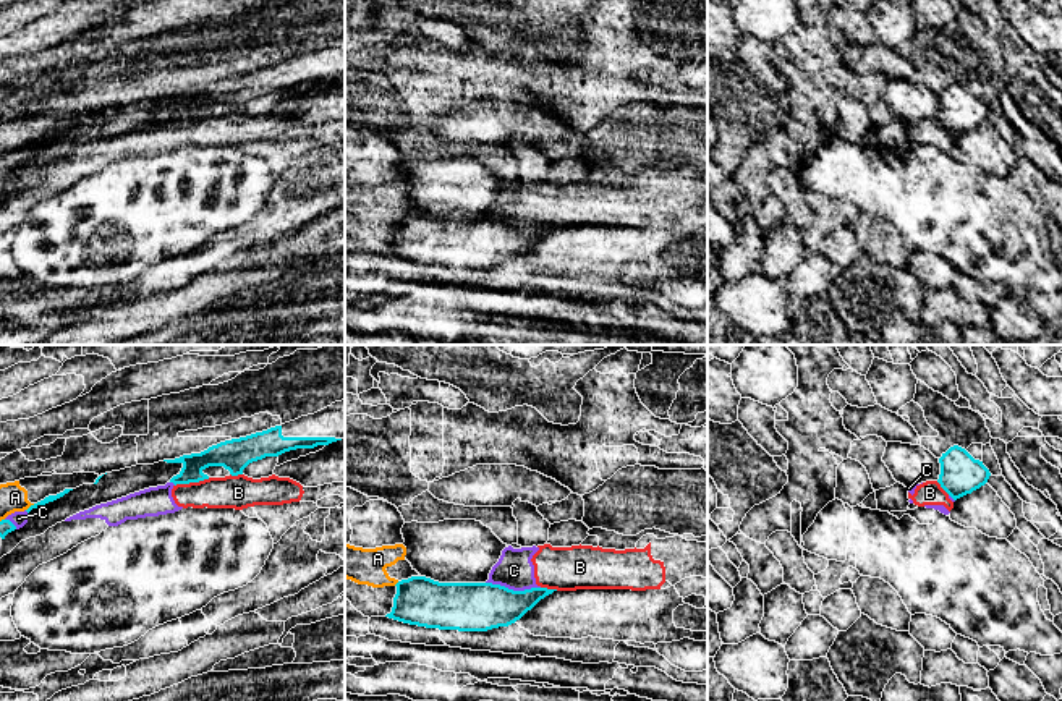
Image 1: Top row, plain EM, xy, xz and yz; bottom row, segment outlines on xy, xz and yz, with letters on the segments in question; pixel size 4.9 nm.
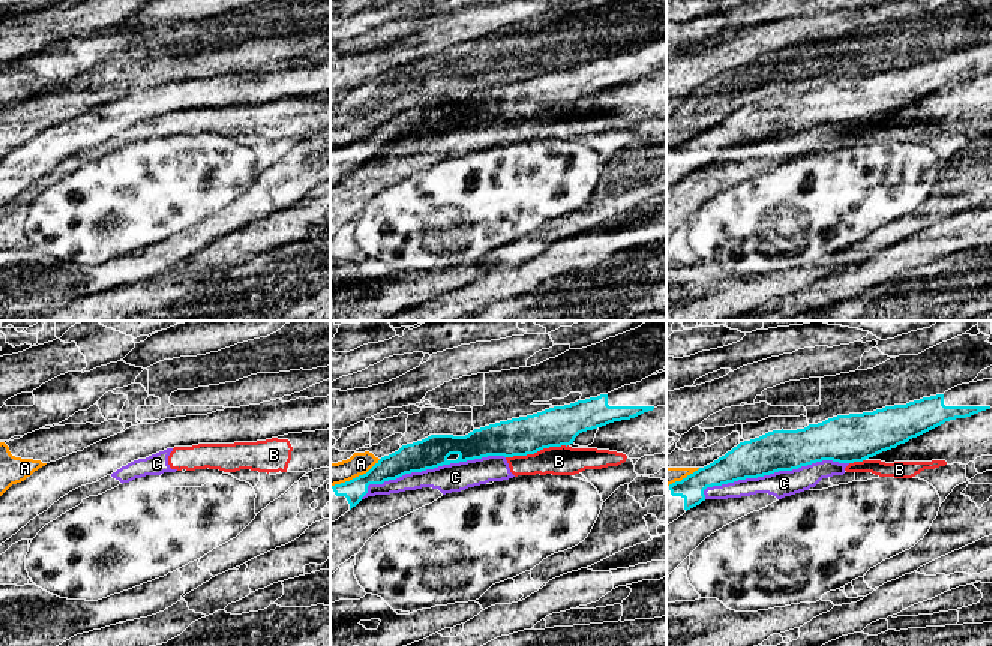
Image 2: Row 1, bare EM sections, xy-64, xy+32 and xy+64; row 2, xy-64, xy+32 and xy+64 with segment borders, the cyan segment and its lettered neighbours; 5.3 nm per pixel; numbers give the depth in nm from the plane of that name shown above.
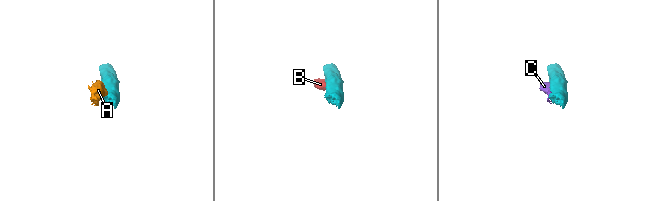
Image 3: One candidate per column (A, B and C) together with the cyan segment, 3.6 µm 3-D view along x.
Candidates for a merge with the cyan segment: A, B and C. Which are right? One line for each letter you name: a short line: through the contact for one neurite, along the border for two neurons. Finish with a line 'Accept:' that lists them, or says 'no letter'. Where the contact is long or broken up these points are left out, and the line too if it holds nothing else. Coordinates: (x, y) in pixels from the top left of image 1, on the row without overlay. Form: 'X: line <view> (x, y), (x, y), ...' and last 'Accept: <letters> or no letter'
Accept: no letter

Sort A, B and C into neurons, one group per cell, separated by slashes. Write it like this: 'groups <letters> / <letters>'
groups A / B C

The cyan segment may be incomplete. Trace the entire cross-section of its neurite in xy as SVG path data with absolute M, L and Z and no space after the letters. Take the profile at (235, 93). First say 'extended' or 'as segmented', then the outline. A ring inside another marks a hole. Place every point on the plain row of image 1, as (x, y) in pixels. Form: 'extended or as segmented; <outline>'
extended; M345 37L282 63L270 65L246 74L232 76L209 84L201 91L183 92L167 100L181 100L181 108L170 117L189 121L209 117L202 108L209 104L223 104L232 113L266 94L278 94L296 86L314 86L345 76Z

